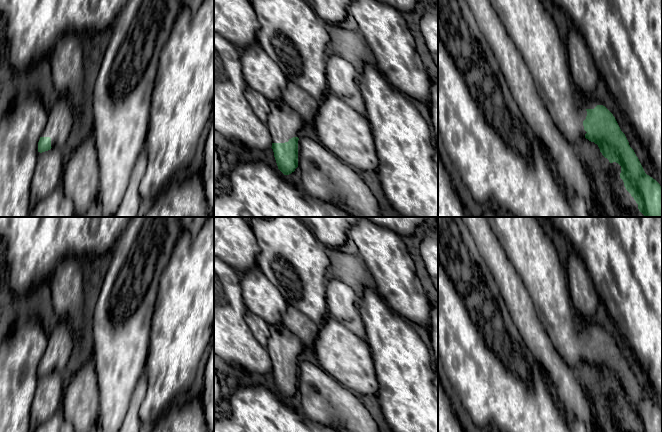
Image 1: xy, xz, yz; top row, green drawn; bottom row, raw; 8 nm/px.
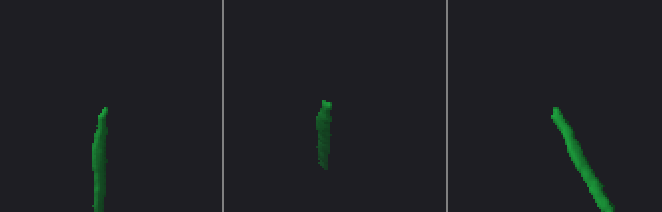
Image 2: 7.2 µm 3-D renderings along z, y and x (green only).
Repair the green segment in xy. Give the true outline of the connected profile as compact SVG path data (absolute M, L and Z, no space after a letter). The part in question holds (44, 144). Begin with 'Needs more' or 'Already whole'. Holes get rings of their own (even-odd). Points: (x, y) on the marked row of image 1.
Needs more. M58 104L48 112L48 120L38 142L38 152L51 148L64 149L74 124L72 108L67 104Z

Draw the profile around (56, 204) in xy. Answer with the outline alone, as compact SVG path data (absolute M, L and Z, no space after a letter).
M62 185L31 208L29 217L74 217L74 205L64 193Z

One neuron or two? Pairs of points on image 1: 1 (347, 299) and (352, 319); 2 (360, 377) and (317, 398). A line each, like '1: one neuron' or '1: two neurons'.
1: one neuron
2: two neurons

